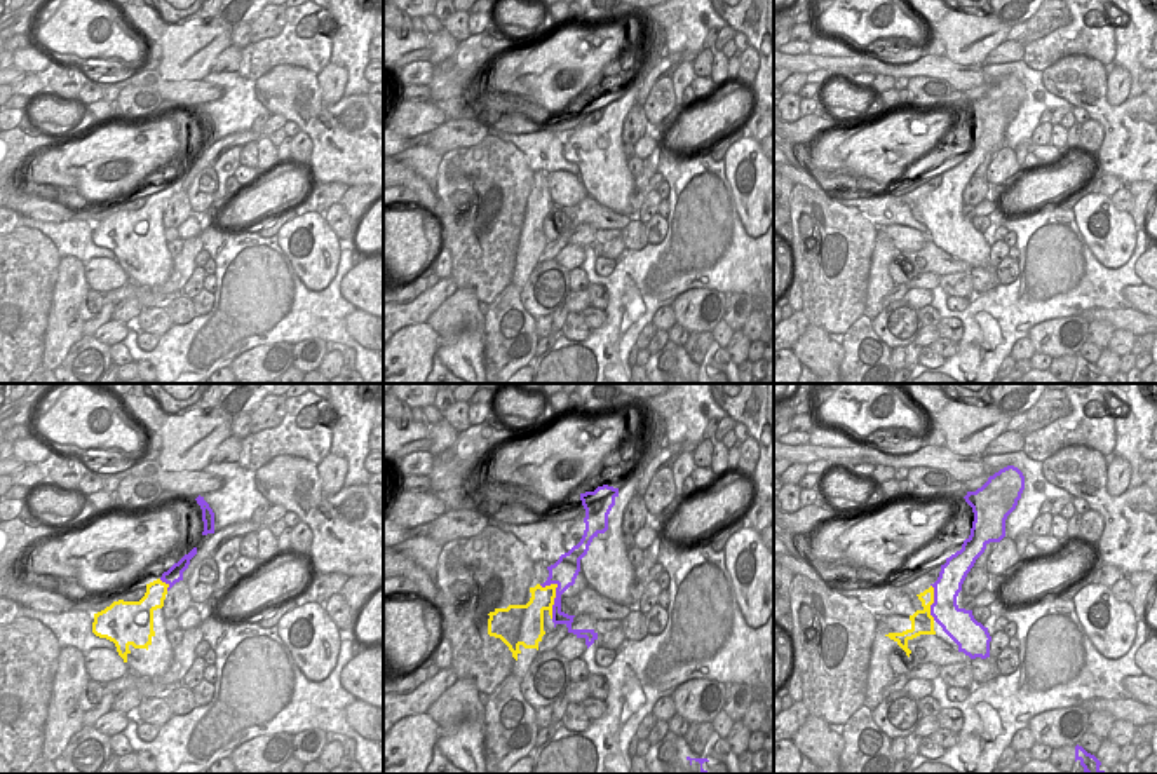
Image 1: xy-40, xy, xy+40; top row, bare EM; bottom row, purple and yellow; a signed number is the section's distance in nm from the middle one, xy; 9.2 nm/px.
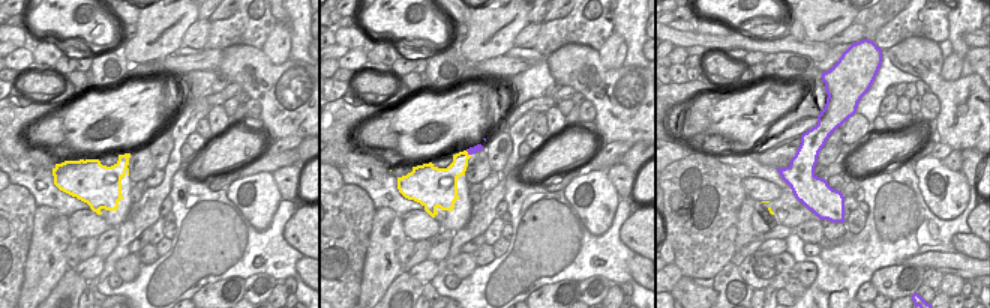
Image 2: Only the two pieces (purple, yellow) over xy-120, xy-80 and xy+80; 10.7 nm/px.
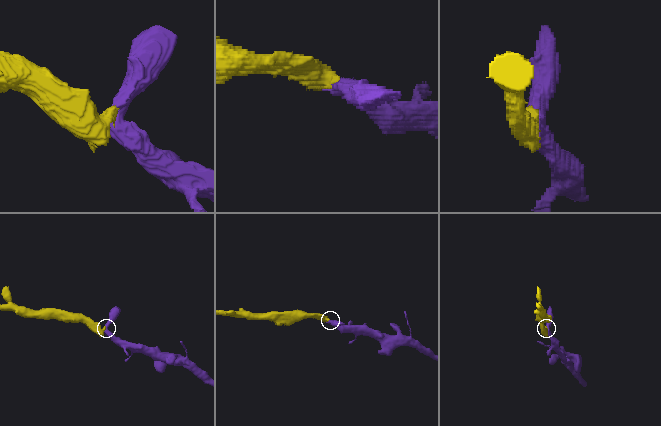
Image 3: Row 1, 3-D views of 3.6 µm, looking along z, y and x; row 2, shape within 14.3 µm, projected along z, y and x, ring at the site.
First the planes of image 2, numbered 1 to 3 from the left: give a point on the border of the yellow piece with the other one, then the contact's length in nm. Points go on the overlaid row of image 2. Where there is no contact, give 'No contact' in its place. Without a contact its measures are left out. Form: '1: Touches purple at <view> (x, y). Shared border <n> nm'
1: No contact
2: Touches purple at xy-80 (468, 154). Shared border 80 nm
3: No contact.

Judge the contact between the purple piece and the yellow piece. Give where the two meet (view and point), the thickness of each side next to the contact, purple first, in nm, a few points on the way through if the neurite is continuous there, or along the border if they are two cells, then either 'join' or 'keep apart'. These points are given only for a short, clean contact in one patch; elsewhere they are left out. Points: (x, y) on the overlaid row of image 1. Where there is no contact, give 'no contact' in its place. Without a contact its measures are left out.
xy (556, 593) | 240/220 nm | join

